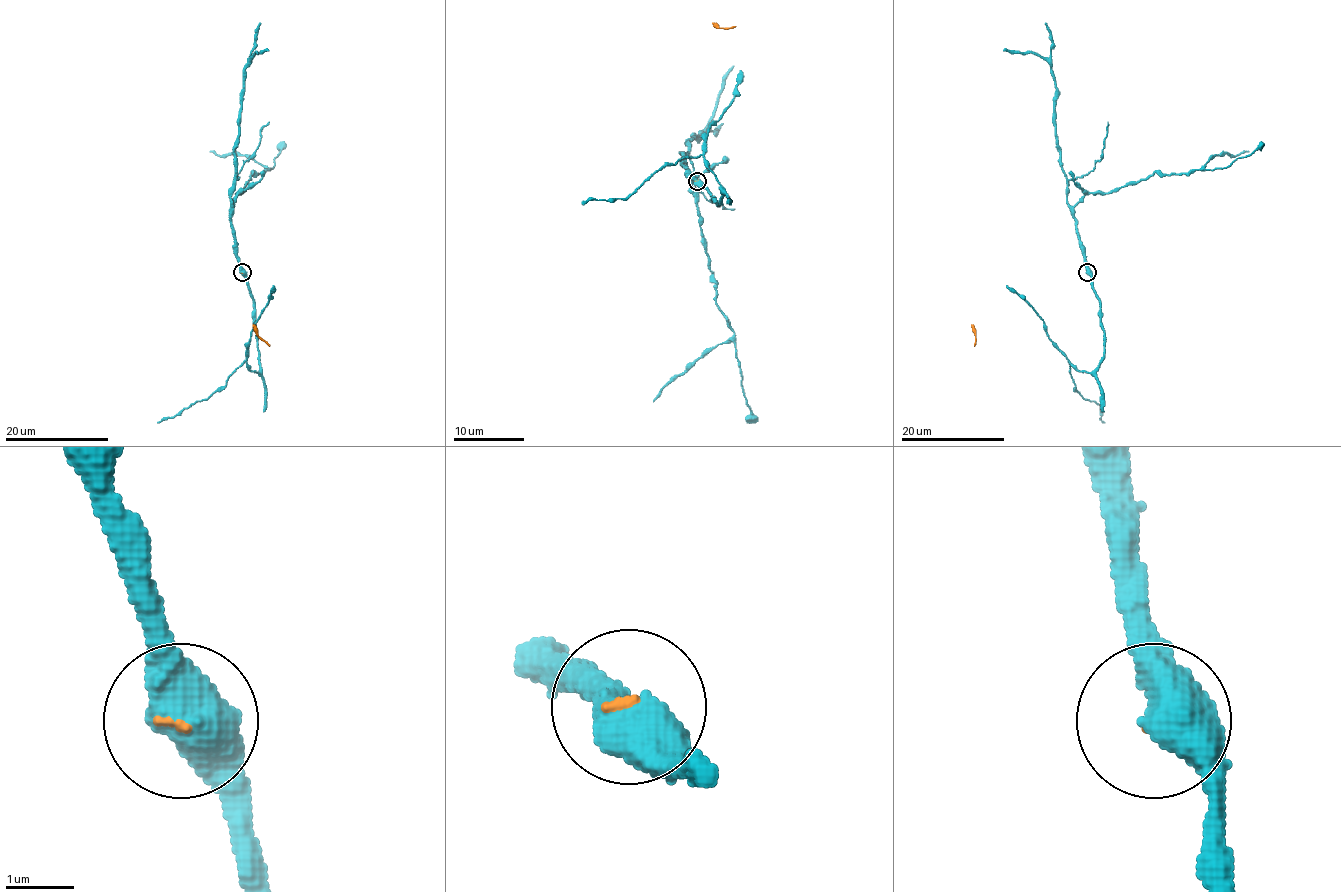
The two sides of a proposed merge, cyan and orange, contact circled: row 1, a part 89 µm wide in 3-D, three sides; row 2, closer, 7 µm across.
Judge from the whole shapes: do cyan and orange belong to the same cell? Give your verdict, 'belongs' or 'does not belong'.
belongs

